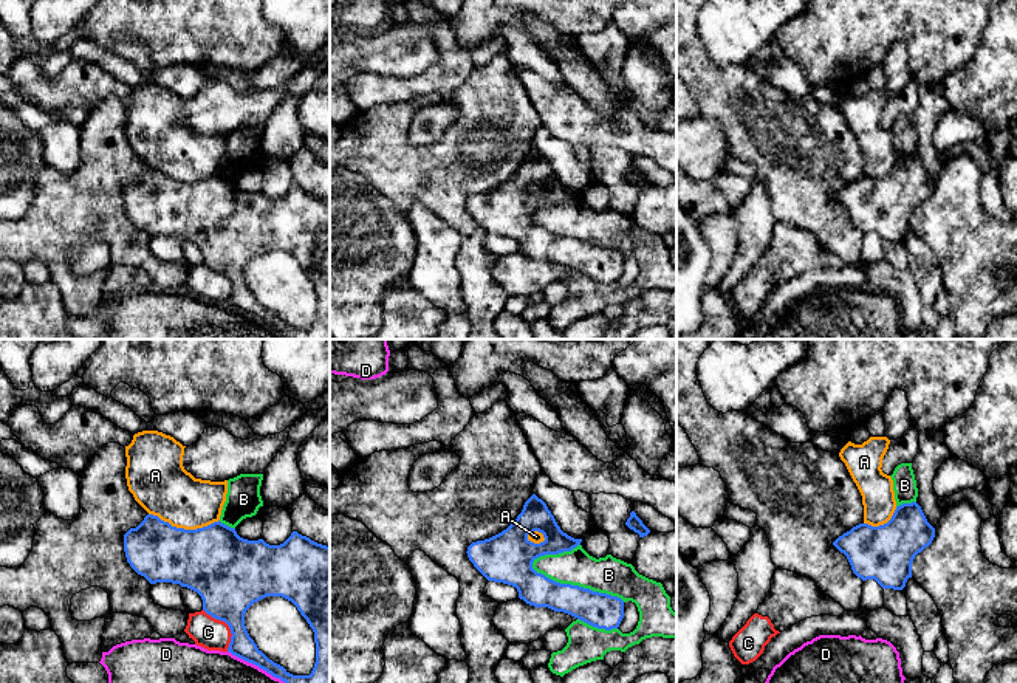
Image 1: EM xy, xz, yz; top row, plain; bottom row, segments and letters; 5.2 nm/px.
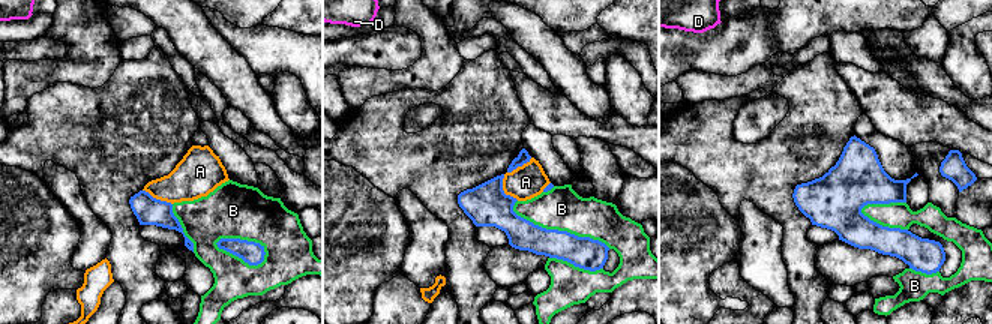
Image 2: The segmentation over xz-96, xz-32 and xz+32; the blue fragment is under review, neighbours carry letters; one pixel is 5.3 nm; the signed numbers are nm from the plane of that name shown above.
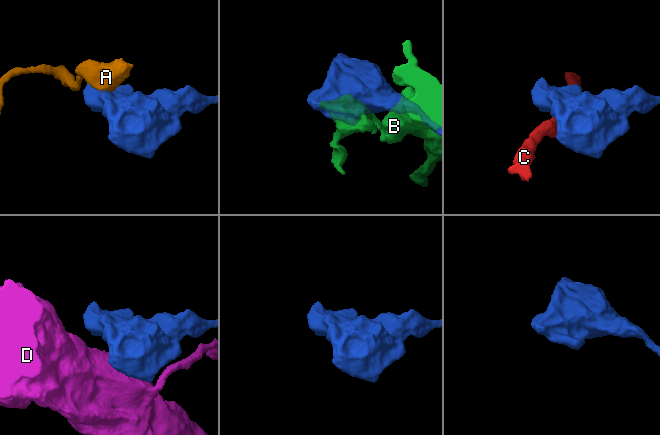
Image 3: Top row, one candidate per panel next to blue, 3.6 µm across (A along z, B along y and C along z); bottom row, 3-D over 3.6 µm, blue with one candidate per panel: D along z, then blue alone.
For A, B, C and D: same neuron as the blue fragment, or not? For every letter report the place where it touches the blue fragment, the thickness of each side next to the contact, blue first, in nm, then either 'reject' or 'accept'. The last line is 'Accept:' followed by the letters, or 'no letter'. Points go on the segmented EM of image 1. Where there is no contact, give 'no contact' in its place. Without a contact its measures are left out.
A: contact xy (183, 528); calibres 380 and 300 nm; reject
B: contact xz (576, 586); calibres 180 and 190 nm; reject
C: contact xy (228, 624); calibres 360 and 160 nm; reject
D: contact xy (257, 665); calibres 120 and 180 nm; reject
Accept: no letter

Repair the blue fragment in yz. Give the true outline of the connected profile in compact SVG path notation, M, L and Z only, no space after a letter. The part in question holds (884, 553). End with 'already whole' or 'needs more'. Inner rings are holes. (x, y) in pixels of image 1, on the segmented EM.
M916 502L896 506L892 519L879 527L859 523L833 545L847 556L862 581L875 579L882 589L902 590L912 578L912 562L932 544L935 528Z; already whole

